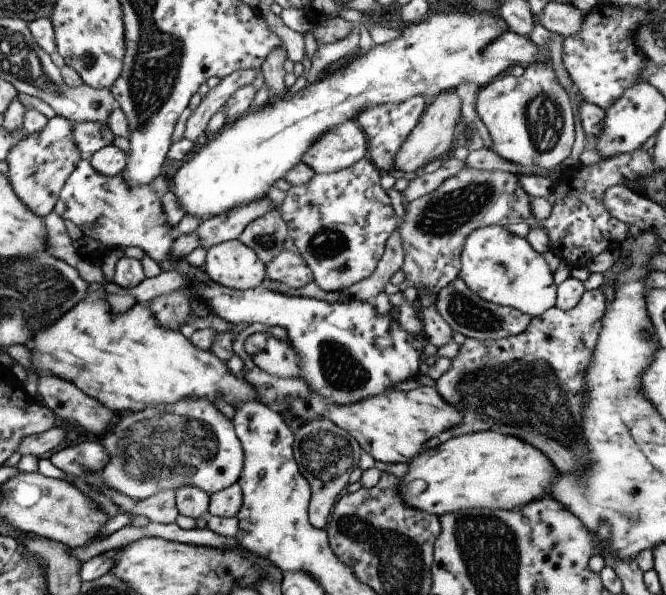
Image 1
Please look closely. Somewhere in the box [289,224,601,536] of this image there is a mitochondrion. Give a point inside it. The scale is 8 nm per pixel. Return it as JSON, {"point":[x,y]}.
{"point":[527,395]}

